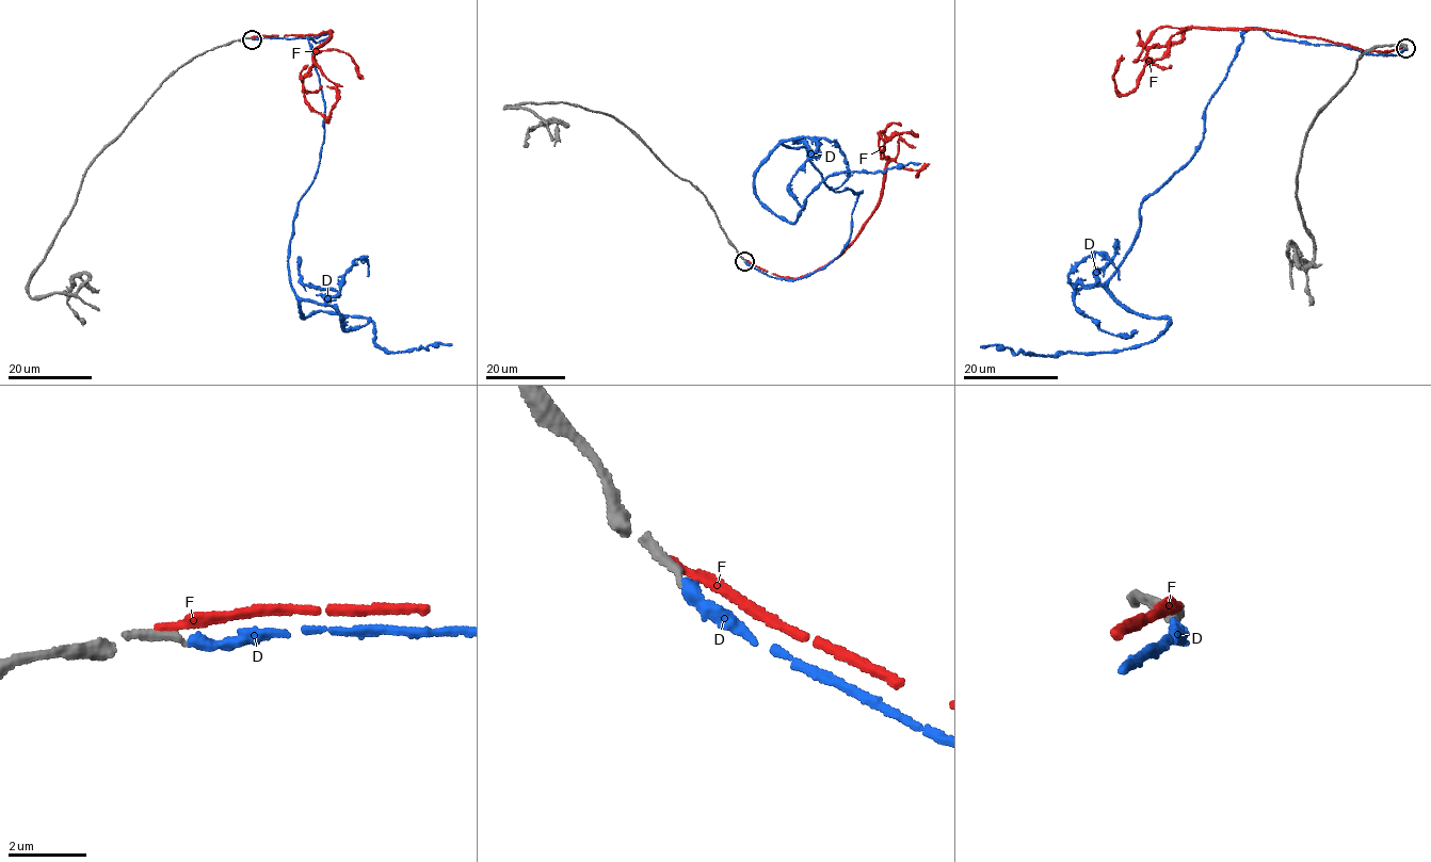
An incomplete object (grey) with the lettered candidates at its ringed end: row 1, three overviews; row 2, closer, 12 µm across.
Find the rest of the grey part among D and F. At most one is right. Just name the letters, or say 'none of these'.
D

